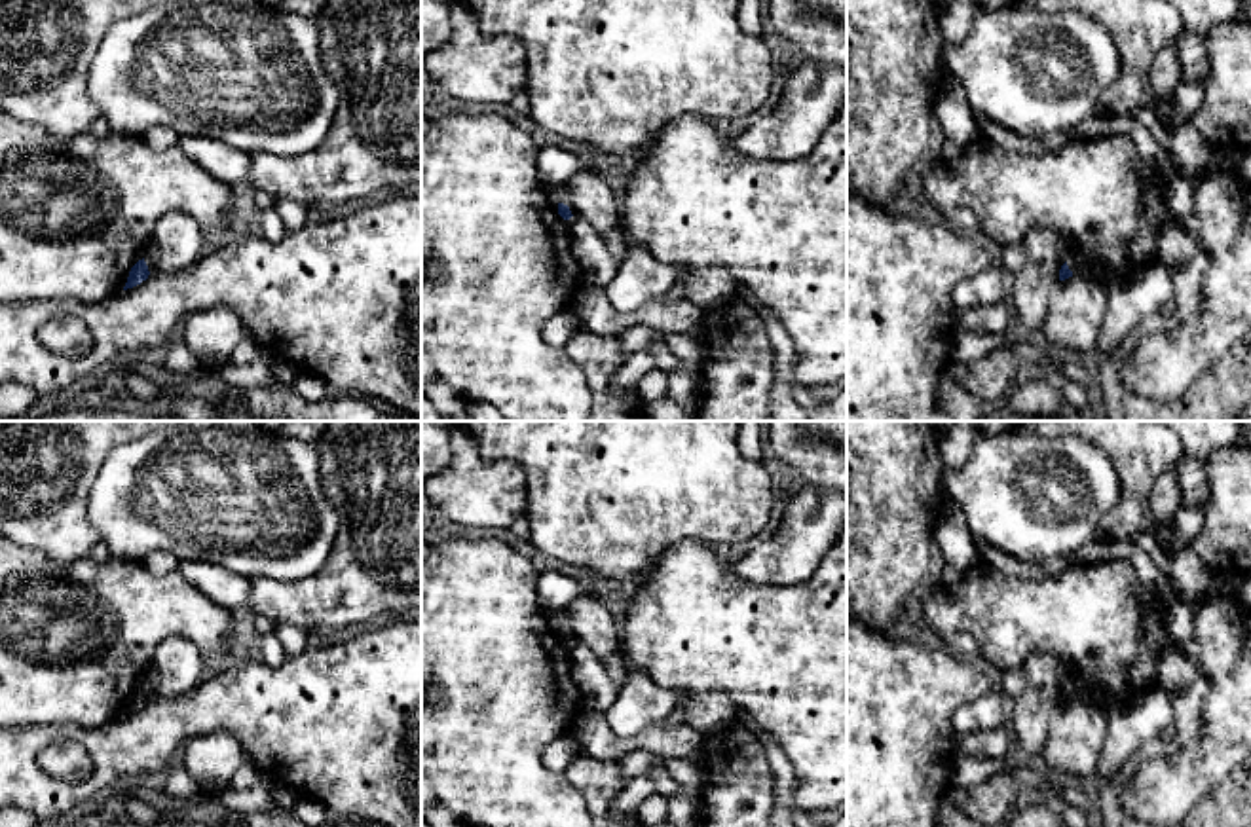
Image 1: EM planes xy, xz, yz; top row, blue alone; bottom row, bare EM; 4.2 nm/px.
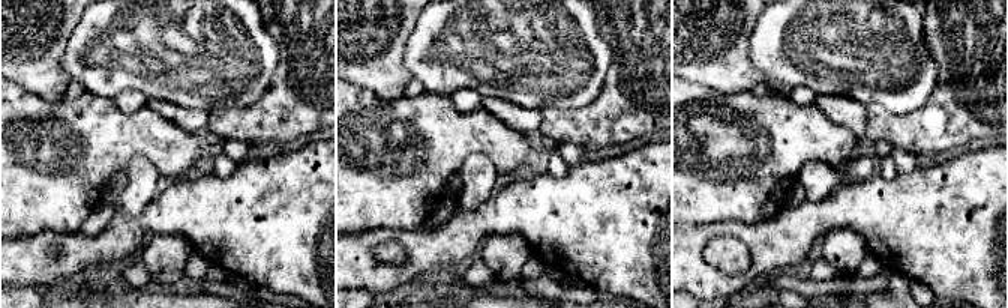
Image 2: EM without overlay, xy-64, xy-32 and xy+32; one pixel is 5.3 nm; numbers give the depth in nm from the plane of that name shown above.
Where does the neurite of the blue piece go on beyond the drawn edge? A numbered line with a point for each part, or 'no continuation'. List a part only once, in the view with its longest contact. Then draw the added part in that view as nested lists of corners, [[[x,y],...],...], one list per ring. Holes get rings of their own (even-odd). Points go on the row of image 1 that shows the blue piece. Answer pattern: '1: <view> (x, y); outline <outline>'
no continuation

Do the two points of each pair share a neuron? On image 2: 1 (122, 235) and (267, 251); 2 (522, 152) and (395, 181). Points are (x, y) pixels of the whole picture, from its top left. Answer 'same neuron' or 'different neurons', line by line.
1: same neuron
2: same neuron

